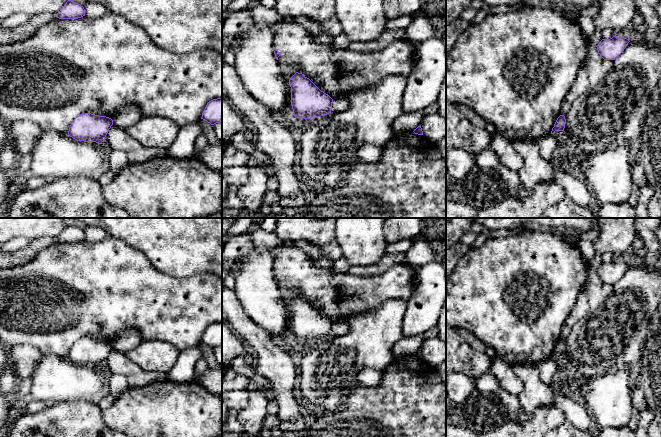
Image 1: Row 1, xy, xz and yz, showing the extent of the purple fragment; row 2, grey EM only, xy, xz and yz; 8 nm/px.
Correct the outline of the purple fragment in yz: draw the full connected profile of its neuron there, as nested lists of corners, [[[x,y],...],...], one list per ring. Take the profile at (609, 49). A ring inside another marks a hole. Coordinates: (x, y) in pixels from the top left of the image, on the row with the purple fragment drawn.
[[[615,35],[610,39],[602,39],[596,47],[604,60],[614,60],[624,51],[629,42],[629,39]]]

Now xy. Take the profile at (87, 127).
[[[80,114],[72,121],[68,135],[77,141],[102,144],[112,125],[113,120],[109,117]]]

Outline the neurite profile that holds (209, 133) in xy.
[[[200,119],[200,122],[202,124],[202,127],[204,129],[204,135],[208,140],[208,143],[211,145],[218,145],[220,144],[220,140],[217,138],[214,129],[213,129],[213,125],[211,125],[210,123],[208,123],[207,121]]]

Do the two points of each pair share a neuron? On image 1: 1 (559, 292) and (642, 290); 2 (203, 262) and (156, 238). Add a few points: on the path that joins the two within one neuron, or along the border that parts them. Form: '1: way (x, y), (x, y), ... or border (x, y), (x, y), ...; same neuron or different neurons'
1: border (585, 264), (586, 284), (584, 288); different neurons
2: way (191, 250), (180, 239), (168, 239); same neuron

